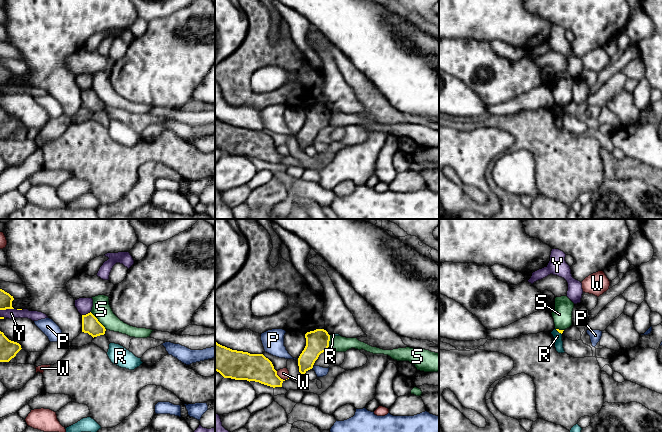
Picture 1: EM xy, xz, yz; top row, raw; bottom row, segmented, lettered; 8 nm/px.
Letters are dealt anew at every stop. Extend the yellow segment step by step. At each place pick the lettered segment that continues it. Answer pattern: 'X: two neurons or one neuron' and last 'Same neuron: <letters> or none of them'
P: two neurons
R: two neurons
S: two neurons
W: two neurons
Y: two neurons
Same neuron: none of them

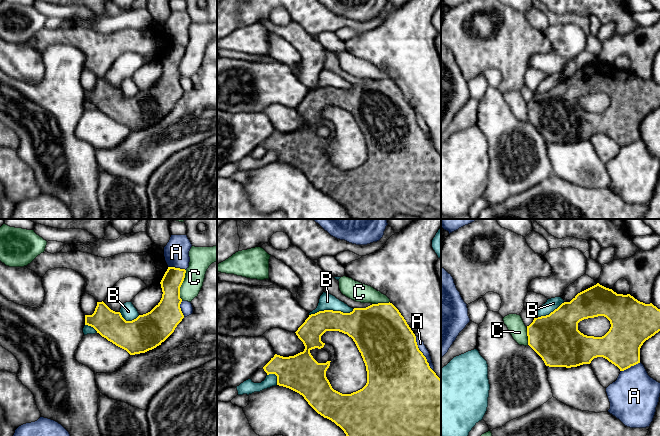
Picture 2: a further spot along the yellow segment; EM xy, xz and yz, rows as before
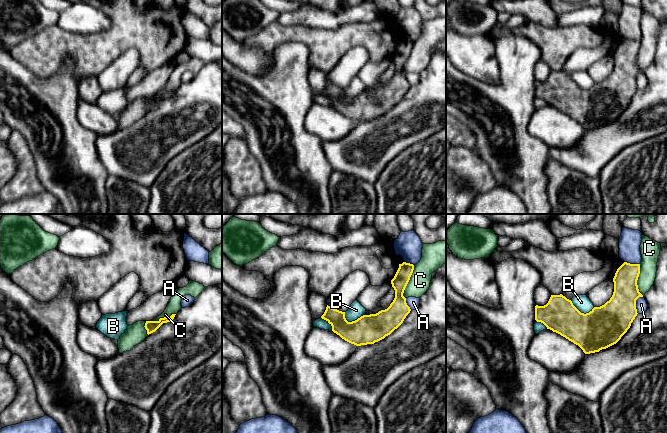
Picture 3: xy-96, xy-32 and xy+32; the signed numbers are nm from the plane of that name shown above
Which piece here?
A: two neurons
B: two neurons
C: two neurons
Same neuron: none of them

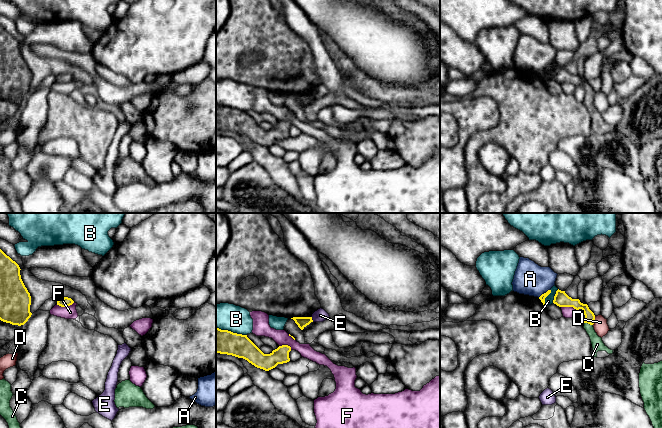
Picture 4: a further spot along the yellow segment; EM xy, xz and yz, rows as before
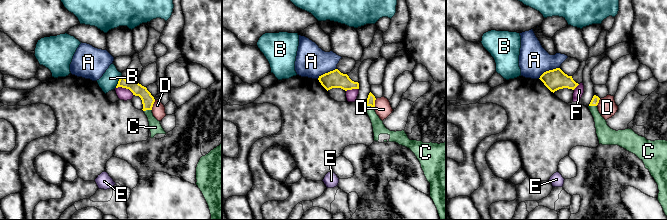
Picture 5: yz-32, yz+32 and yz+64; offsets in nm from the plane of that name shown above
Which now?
A: two neurons
B: two neurons
C: one neuron
D: two neurons
E: two neurons
F: two neurons
Same neuron: C

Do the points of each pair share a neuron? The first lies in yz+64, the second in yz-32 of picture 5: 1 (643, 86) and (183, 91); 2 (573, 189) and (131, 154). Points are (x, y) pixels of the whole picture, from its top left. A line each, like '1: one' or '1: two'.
1: one
2: one

